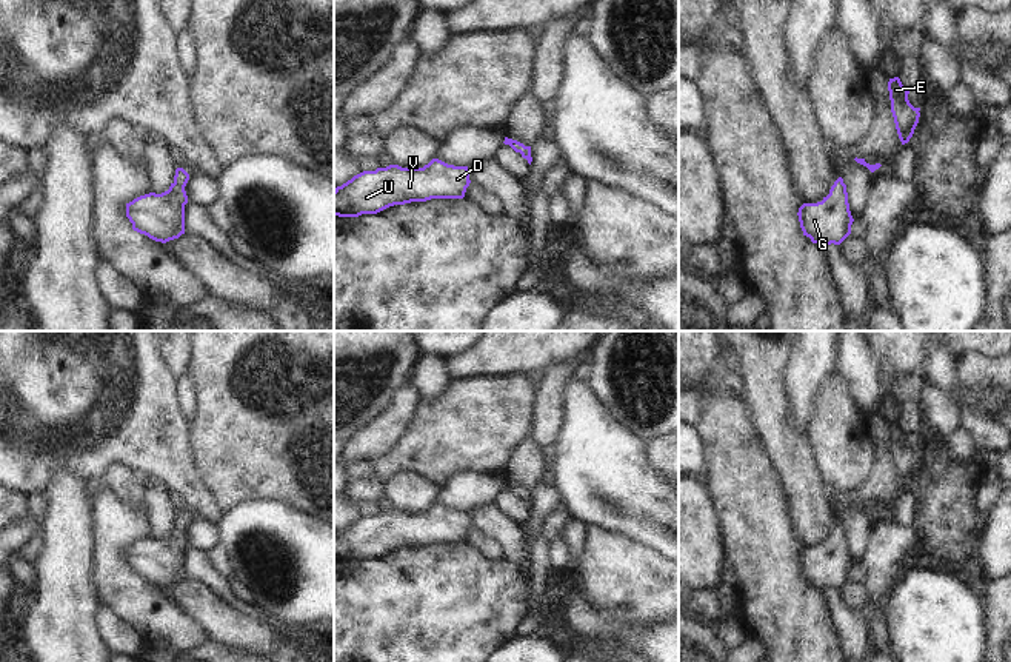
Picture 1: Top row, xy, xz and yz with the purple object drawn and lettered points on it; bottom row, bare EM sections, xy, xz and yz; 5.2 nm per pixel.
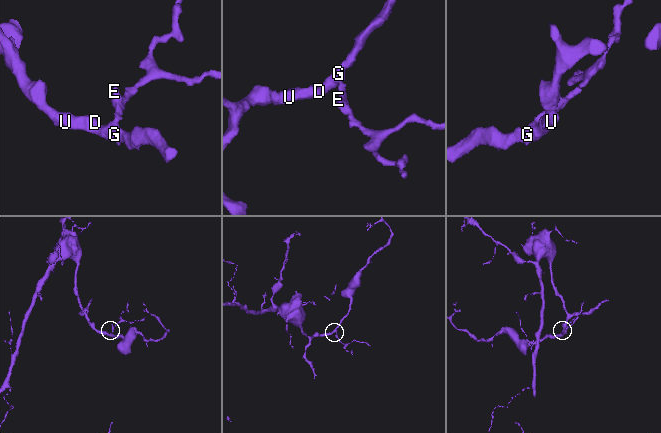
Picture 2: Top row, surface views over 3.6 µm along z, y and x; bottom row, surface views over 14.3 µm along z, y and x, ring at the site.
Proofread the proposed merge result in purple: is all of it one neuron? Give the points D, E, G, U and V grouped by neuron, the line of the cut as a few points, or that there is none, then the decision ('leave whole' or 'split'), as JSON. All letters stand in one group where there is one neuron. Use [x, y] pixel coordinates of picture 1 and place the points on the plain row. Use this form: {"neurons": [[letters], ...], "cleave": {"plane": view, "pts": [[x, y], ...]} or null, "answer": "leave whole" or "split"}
{"neurons": [["D", "E", "G", "U", "V"]], "cleave": null, "answer": "leave whole"}

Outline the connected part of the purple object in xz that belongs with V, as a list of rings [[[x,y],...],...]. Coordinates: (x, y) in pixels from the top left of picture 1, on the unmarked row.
[[[439,503],[423,513],[389,510],[363,516],[334,534],[334,560],[359,562],[411,547],[463,543],[469,528],[468,511]]]

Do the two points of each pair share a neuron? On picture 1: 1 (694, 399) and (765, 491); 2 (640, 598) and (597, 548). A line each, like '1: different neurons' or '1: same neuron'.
1: different neurons
2: same neuron

